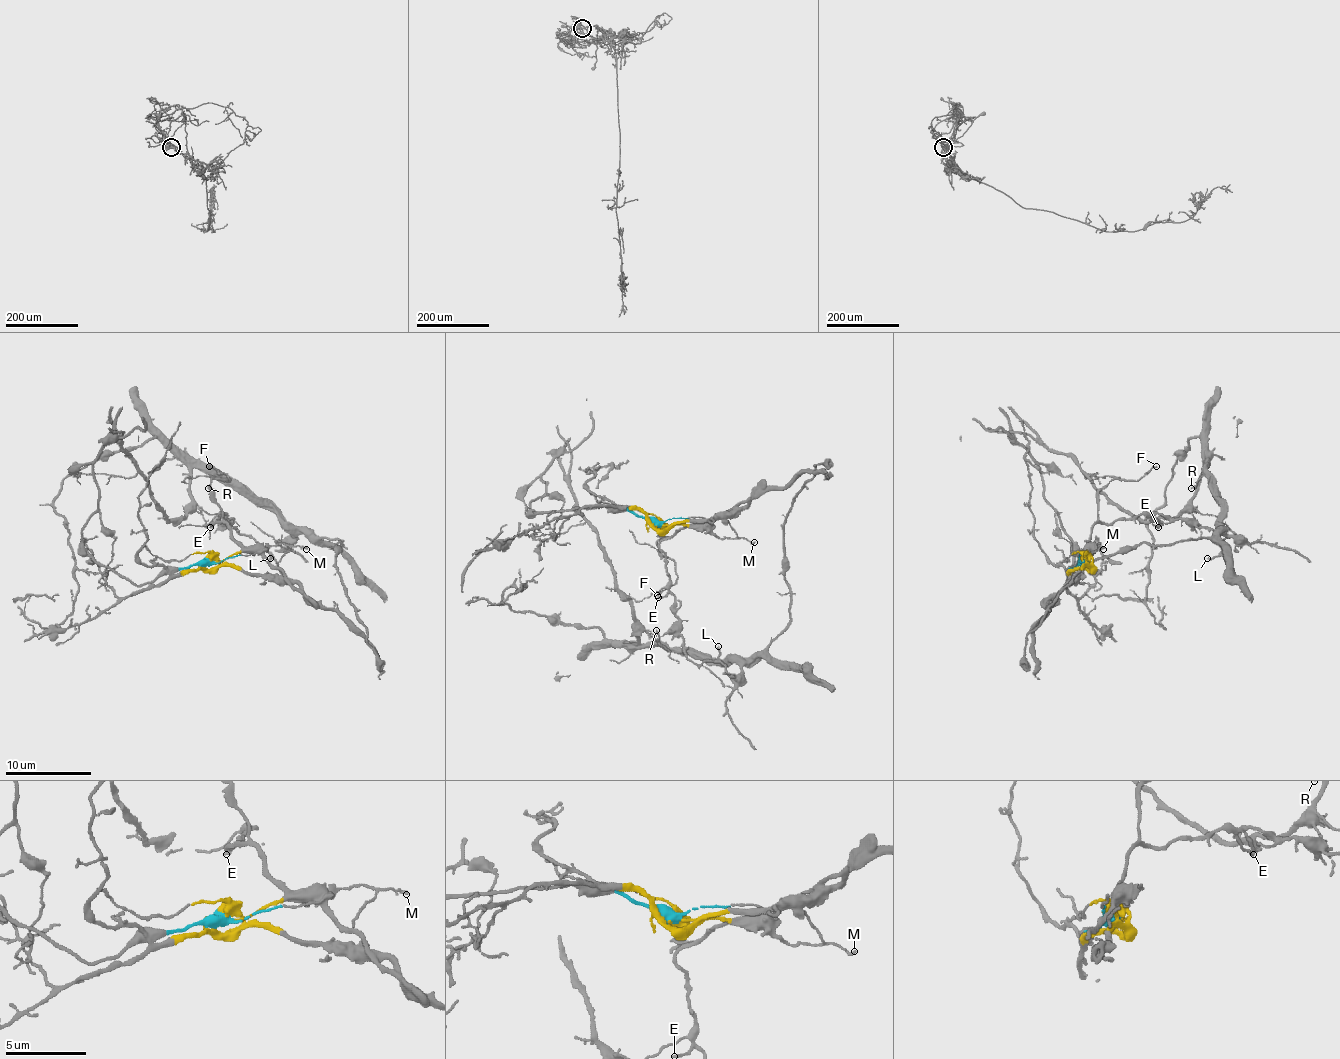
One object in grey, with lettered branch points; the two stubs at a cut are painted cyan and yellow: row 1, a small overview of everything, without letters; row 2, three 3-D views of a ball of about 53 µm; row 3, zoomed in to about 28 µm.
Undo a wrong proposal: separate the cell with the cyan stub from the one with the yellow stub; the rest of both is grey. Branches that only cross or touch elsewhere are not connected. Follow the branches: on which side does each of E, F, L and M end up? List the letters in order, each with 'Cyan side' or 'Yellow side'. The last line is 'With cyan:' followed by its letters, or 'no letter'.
E: Yellow side
F: Yellow side
L: Yellow side
M: Yellow side
With cyan: no letter

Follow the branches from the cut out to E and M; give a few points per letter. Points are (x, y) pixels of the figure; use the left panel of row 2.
E: (207, 562), (229, 558), (240, 549), (240, 543), (225, 523), (212, 523), (220, 515), (210, 528)
M: (207, 562), (225, 560), (242, 551), (259, 551), (272, 545), (298, 545), (306, 549)

